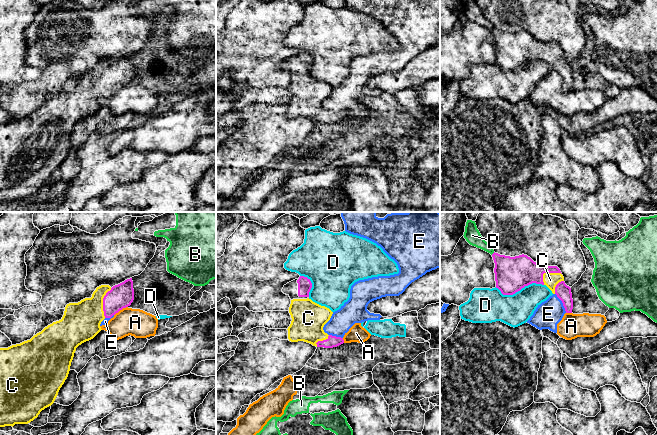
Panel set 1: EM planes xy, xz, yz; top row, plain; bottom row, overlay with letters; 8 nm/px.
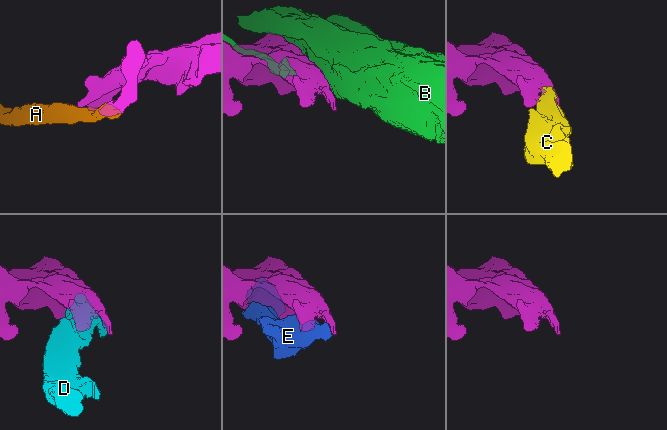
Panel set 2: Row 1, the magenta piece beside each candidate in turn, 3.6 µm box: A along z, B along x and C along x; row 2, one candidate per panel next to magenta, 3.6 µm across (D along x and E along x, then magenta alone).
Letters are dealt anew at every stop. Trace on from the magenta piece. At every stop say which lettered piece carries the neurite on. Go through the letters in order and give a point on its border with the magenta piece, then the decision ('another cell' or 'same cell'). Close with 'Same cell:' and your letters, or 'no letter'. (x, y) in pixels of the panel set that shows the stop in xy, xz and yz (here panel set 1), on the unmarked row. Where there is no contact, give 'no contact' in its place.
A: contact xy (120, 85); another cell
B: contact yz (493, 29); another cell
C: contact xy (103, 79); same cell
D: contact yz (519, 66); another cell
E: contact yz (562, 78); another cell
Same cell: C

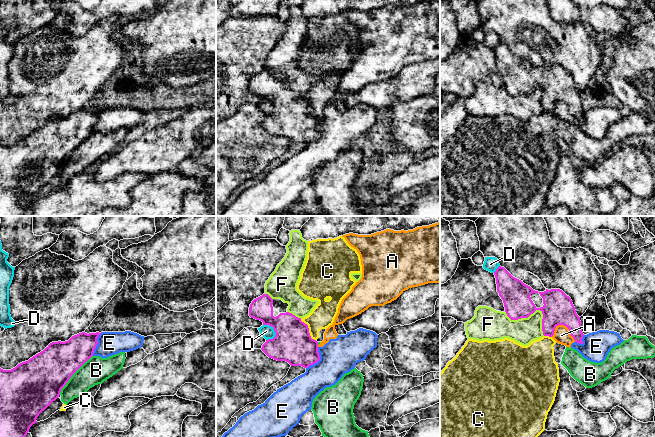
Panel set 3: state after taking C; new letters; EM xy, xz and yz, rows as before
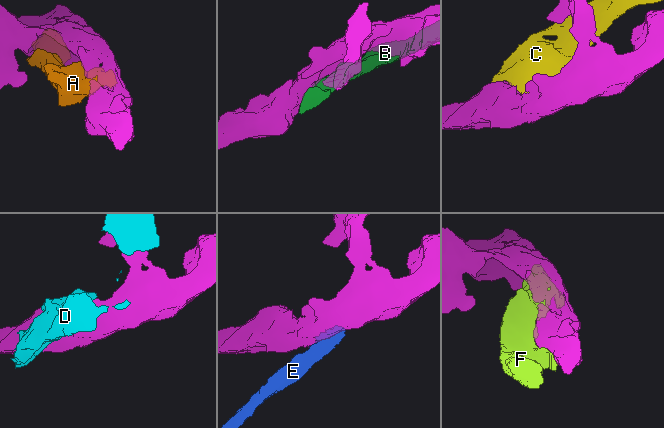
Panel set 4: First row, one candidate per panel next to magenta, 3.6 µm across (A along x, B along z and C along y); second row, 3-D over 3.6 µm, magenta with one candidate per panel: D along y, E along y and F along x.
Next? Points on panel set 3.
A: contact yz (568, 104); another cell
B: contact xy (72, 150); another cell
C: contact xz (308, 105); another cell
D: contact xz (273, 104); another cell
E: contact xz (318, 136); another cell
F: contact yz (534, 87); another cell
Same cell: no letter

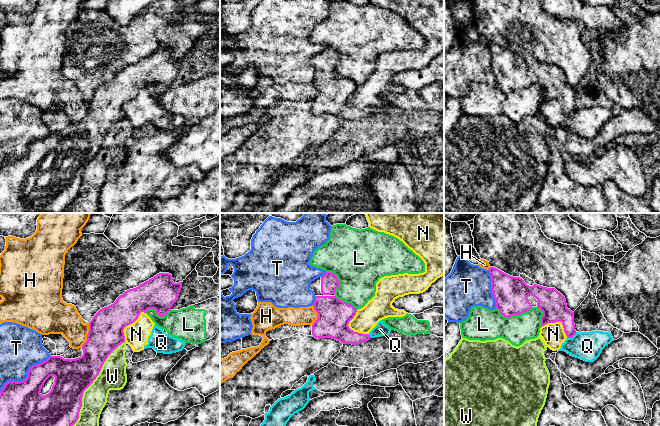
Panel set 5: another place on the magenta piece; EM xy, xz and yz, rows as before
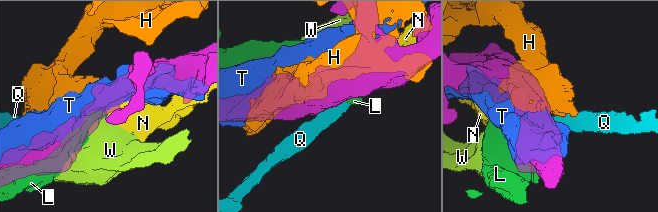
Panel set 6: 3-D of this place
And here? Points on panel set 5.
H: contact xy (87, 111); another cell
L: contact yz (514, 90); another cell
N: contact xy (129, 100); another cell
Q: contact yz (571, 113); another cell
T: contact xy (27, 153); another cell
W: contact xy (84, 166); another cell
Same cell: no letter

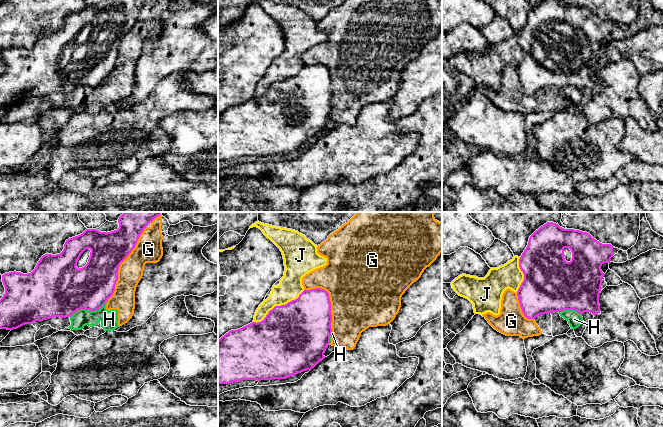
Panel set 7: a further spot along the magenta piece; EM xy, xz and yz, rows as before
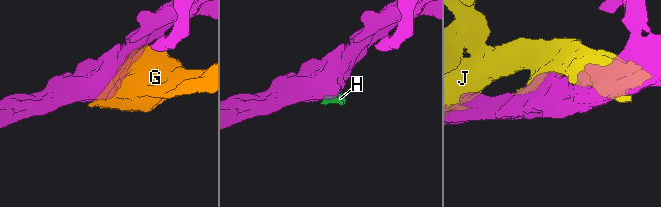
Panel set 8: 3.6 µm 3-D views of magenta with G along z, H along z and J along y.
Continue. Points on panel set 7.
G: contact xy (120, 39); another cell
H: contact xy (88, 85); another cell
J: contact xz (278, 82); another cell
Same cell: no letter

